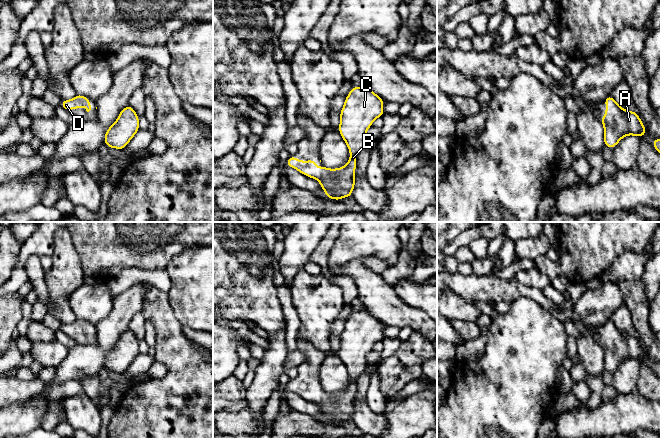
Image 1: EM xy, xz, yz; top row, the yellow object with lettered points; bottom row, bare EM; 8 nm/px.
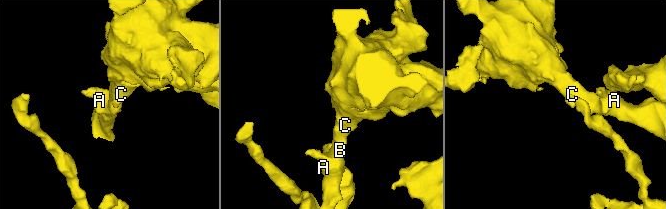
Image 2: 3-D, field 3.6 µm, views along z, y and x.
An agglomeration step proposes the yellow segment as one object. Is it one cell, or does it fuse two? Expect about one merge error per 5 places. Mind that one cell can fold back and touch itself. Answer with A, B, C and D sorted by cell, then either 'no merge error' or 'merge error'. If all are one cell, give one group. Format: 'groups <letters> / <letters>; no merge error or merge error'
groups A B C D; no merge error

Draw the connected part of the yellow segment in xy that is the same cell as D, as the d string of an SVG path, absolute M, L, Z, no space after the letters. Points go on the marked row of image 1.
M77 94L71 100L61 100L60 105L65 108L68 112L70 112L73 108L76 110L79 109L80 106L84 106L86 111L89 112L91 110L90 105L91 100L83 95Z

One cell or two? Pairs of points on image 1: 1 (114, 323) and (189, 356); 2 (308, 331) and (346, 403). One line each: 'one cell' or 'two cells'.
1: two cells
2: two cells

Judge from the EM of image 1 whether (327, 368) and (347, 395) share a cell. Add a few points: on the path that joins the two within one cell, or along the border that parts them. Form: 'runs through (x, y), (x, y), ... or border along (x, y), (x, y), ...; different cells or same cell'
border along (346, 367), (349, 384), (343, 390), (322, 389); different cells

